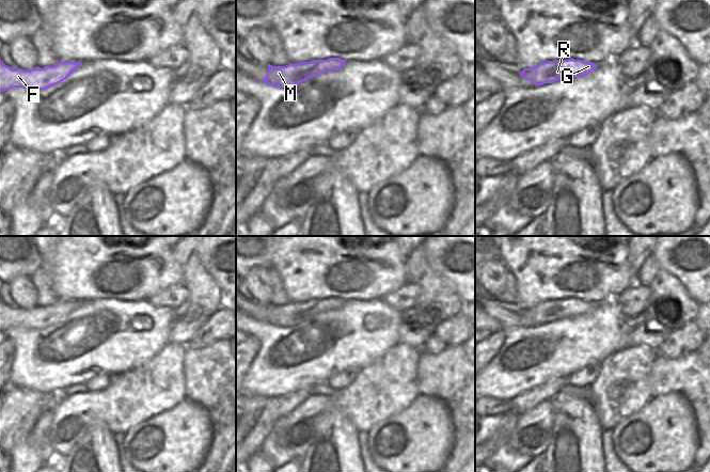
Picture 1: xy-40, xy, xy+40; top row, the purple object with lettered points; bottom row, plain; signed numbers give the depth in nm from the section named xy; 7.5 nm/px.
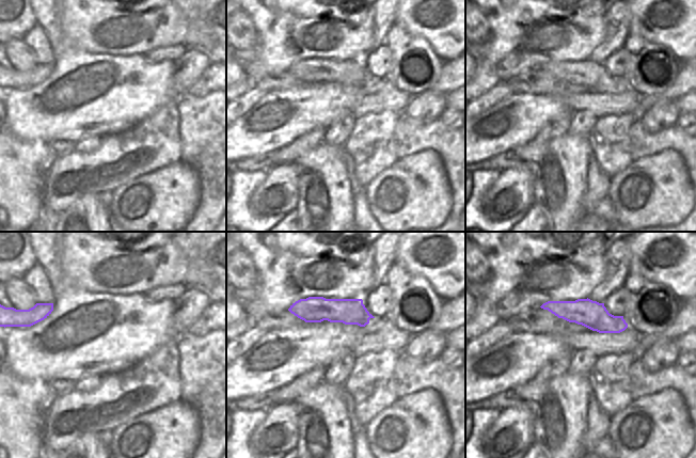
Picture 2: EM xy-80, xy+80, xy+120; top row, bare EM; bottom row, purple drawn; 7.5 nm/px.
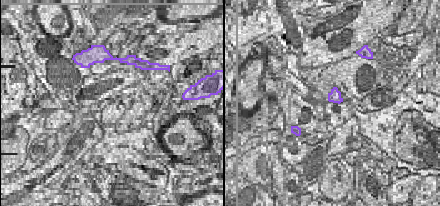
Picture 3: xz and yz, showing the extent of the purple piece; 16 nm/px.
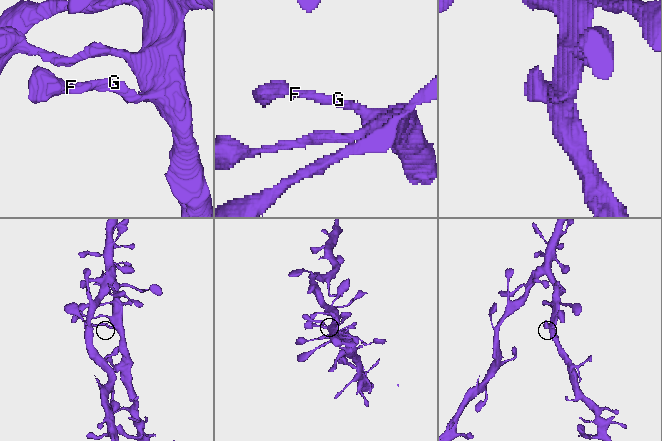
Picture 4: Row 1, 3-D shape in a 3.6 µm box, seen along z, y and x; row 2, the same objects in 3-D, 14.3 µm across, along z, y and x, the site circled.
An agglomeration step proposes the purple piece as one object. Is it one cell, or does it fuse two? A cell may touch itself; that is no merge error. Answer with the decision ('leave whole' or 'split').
leave whole

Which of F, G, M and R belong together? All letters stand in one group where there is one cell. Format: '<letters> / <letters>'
F G M R

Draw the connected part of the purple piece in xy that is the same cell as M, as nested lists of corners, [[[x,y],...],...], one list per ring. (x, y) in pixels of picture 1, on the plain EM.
[[[329,297],[327,299],[314,299],[297,303],[290,302],[286,305],[272,305],[268,303],[266,317],[262,321],[275,327],[293,327],[322,312],[340,310],[345,301],[346,299],[340,297]]]

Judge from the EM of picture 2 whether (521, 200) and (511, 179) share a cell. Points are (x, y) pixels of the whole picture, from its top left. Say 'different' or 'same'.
same

